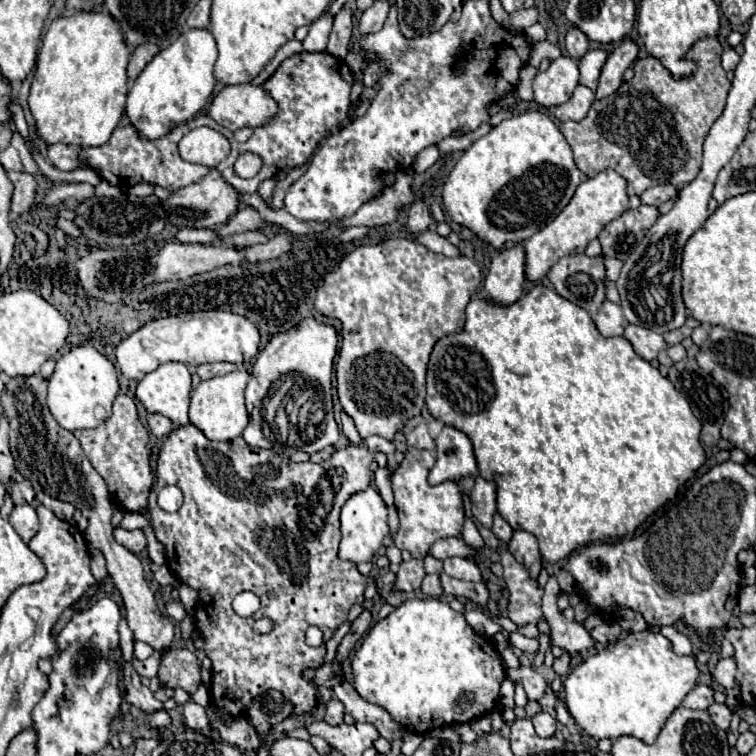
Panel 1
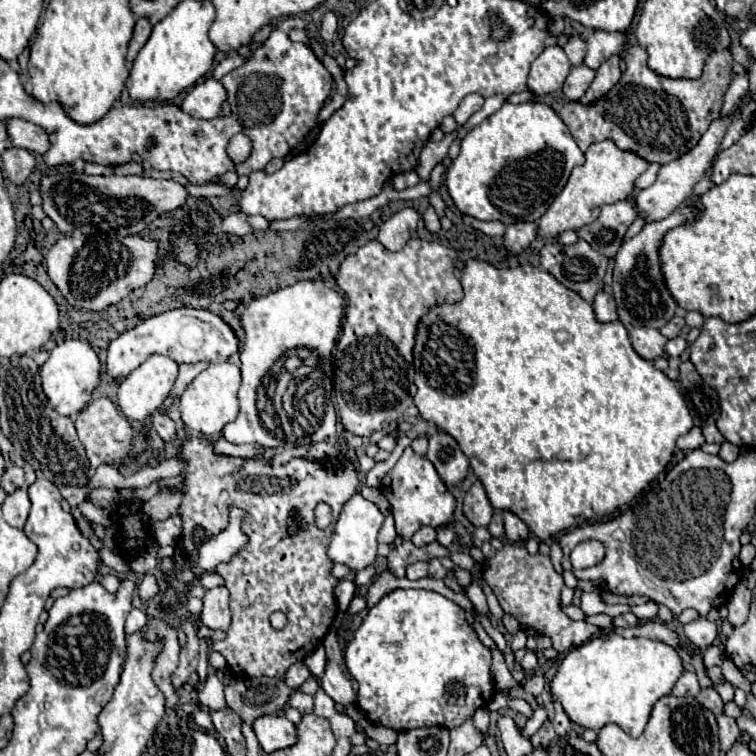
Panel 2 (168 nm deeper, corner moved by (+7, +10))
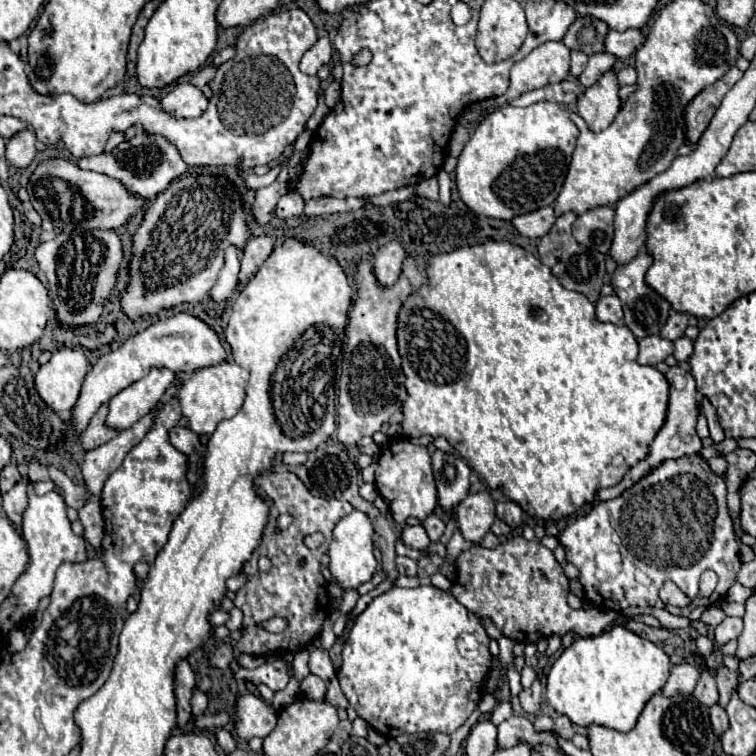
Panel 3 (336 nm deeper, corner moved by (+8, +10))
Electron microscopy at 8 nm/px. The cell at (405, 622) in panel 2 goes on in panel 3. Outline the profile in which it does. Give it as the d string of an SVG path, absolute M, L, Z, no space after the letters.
M393 586L391 590L387 590L385 594L377 596L363 614L359 614L359 618L355 620L351 634L345 642L343 648L343 664L339 670L339 682L341 682L341 690L347 696L351 708L355 708L355 712L359 714L359 718L363 718L369 726L373 726L379 734L383 734L385 738L395 738L399 734L413 734L413 732L443 732L443 734L453 734L469 716L471 712L479 706L481 698L471 698L473 690L479 690L483 680L487 678L487 674L491 672L491 652L489 652L489 636L483 630L483 626L479 624L477 616L471 614L463 604L459 604L455 600L455 596L449 596L447 592L435 588L435 586L417 586L417 588L399 588Z

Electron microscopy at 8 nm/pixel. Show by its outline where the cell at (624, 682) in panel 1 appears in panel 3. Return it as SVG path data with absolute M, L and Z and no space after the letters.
M611 626L599 636L577 638L563 650L547 676L547 702L577 726L599 724L629 732L649 698L665 686L669 672L671 660L659 646L623 626Z

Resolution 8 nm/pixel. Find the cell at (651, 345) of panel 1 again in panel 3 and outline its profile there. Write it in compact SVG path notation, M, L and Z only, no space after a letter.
M645 336L639 340L639 364L655 366L657 362L663 362L673 352L673 342L665 340L661 336Z

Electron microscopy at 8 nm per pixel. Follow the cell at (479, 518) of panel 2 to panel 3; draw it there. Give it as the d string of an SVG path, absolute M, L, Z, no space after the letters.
M485 490L485 492L469 494L457 506L457 524L465 540L471 540L475 544L483 540L483 536L489 532L495 520L495 504L497 502Z

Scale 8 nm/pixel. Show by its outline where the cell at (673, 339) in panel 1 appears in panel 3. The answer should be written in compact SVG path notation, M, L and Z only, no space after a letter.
M673 312L667 320L667 324L661 328L661 338L667 338L667 340L677 340L683 336L687 328L687 314L681 314L681 312Z

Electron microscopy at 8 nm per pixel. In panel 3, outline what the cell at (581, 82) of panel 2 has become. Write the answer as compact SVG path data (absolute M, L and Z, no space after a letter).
M605 52L593 54L593 56L589 58L583 74L581 74L577 80L579 80L579 84L583 84L585 88L589 88L589 86L593 86L609 68L613 68L615 64L617 64L617 58L611 56L611 54L605 54Z

